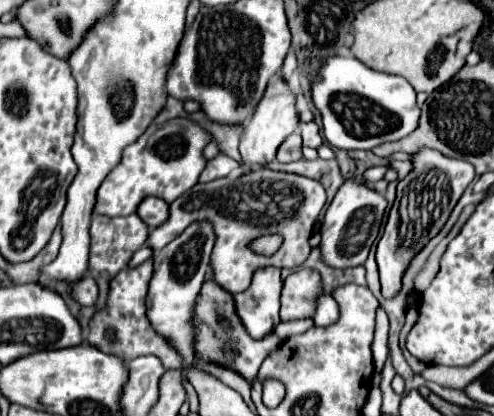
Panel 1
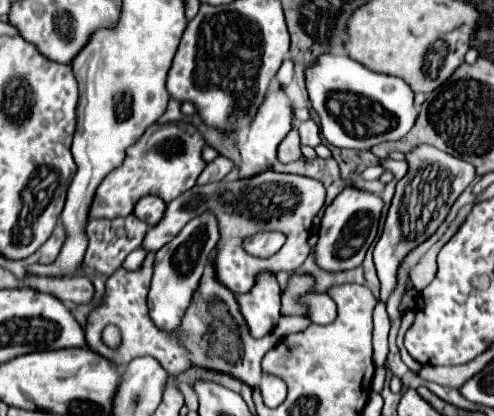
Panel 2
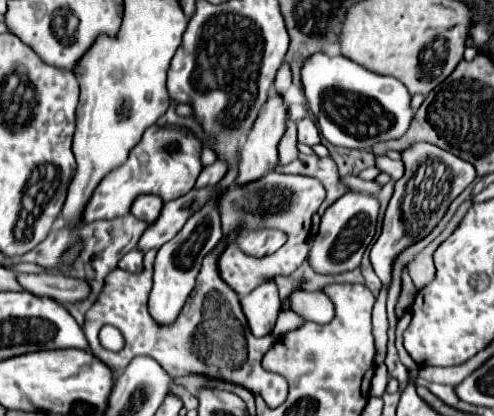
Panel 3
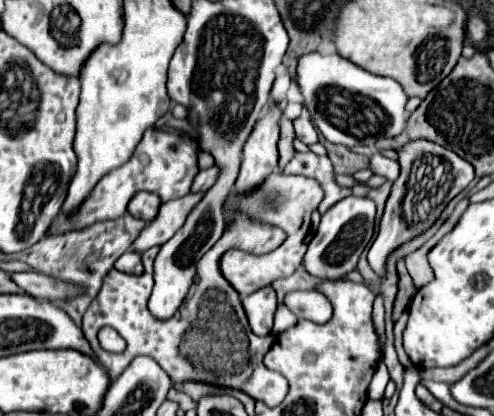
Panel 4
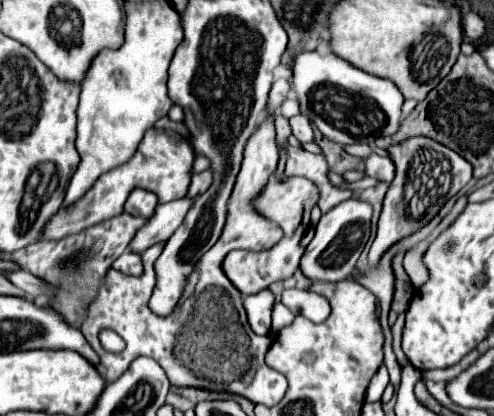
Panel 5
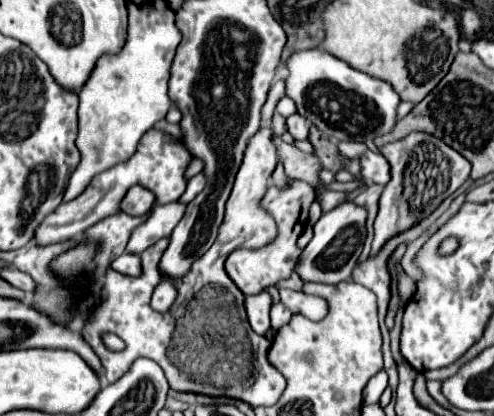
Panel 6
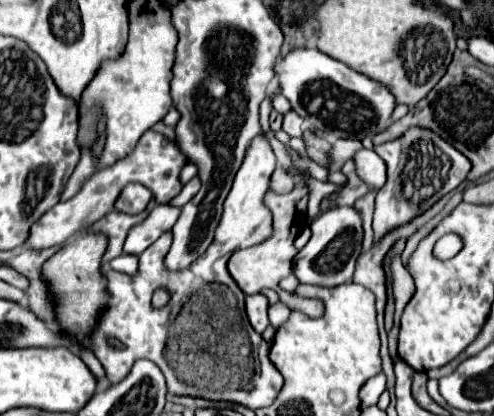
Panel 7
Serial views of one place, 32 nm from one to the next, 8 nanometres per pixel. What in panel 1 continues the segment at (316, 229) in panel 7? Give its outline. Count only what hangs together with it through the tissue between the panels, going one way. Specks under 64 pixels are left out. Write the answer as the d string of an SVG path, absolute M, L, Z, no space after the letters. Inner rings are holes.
M346 180L338 194L334 196L332 204L328 206L322 228L320 228L320 258L326 266L330 268L354 268L364 264L376 236L378 236L378 226L386 210L386 200L382 194L370 190L368 186L356 182L356 180Z

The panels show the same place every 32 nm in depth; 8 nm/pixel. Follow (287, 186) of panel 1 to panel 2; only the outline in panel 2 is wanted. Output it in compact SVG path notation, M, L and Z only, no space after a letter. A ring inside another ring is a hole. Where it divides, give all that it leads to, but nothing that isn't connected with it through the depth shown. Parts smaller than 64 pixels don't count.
M266 170L248 180L234 180L234 182L220 180L206 186L194 186L192 190L184 192L182 196L166 204L160 224L152 226L146 232L142 248L156 252L164 244L168 244L188 224L188 220L210 208L212 212L216 212L218 226L220 226L220 242L214 254L218 280L234 294L246 294L256 284L258 274L262 272L292 274L296 268L302 266L302 262L310 254L308 236L310 236L312 220L318 214L318 210L324 206L324 200L326 200L326 190L318 180L306 176L294 176L294 174L278 174L274 170ZM260 230L280 230L288 238L286 244L274 254L274 260L256 258L242 250L242 240Z

